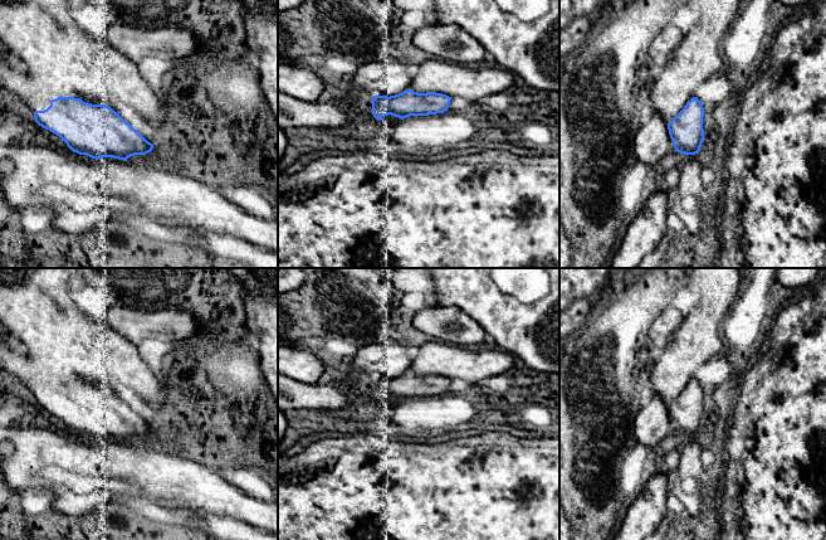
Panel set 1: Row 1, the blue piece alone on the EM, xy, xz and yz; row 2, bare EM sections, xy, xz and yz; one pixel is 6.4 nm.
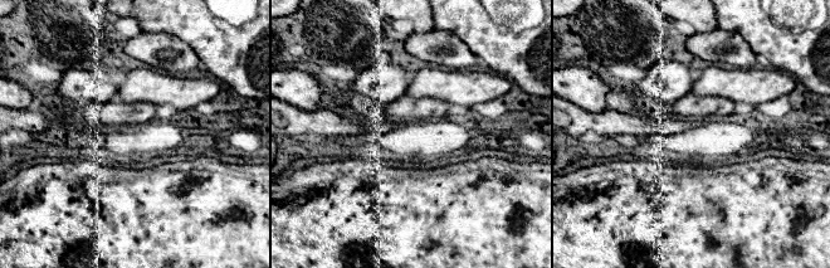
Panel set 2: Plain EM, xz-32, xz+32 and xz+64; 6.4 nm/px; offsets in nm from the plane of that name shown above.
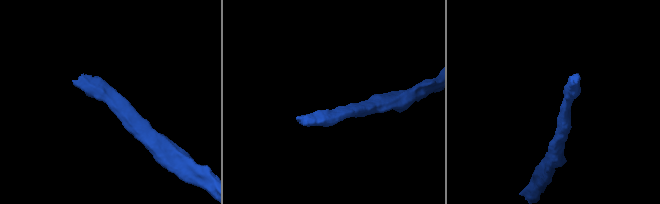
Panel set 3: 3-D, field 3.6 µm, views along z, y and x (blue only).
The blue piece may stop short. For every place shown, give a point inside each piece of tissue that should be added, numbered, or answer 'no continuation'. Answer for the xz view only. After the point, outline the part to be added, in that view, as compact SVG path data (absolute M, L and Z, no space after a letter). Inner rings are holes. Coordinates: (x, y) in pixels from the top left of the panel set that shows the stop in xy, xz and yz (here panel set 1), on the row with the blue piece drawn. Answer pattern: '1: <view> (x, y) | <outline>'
1: xz (453, 79) | M426 60L419 64L409 89L463 97L478 106L483 97L508 89L517 76L504 68L471 68L449 60Z

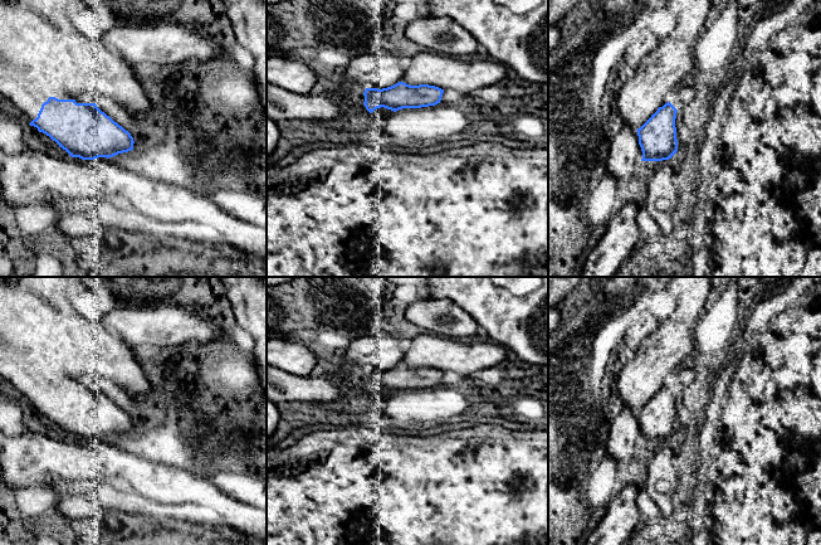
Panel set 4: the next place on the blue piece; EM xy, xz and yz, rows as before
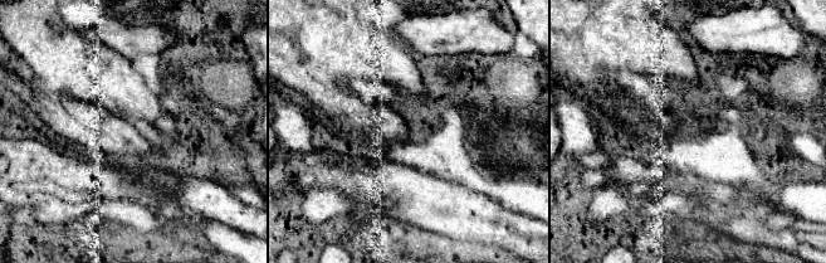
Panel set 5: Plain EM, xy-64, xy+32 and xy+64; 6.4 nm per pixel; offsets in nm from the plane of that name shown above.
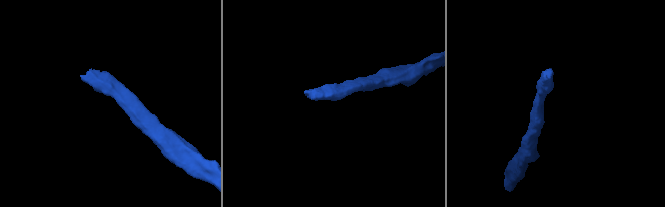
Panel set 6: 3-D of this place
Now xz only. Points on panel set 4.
1: xz (445, 72) | M419 53L411 57L401 82L455 89L470 98L475 89L500 82L509 68L497 60L464 60L441 53Z

